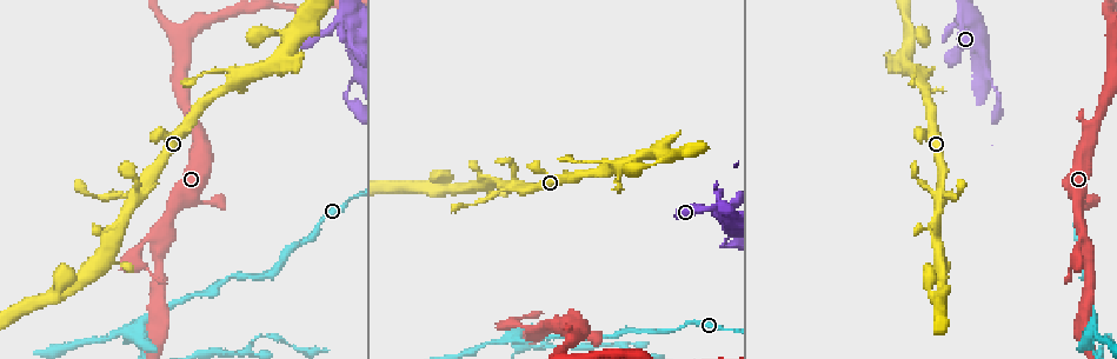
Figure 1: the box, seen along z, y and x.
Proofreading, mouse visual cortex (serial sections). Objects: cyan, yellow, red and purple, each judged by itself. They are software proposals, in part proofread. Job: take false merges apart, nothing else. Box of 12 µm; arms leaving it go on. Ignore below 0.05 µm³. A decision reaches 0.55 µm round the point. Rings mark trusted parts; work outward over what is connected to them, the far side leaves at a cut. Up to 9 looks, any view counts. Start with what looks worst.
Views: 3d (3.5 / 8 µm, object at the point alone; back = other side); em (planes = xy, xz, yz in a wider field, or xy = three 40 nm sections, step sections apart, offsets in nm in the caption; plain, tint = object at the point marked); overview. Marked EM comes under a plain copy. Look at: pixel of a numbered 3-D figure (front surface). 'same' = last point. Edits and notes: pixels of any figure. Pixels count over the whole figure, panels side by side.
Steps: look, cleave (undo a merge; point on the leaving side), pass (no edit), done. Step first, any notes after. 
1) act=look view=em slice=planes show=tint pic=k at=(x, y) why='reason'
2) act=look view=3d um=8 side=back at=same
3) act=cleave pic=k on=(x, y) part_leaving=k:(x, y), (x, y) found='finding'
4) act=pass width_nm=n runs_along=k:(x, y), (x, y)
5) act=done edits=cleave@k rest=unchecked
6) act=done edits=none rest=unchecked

act=look view=3d um=3.5 pic=1 at=(137, 336)

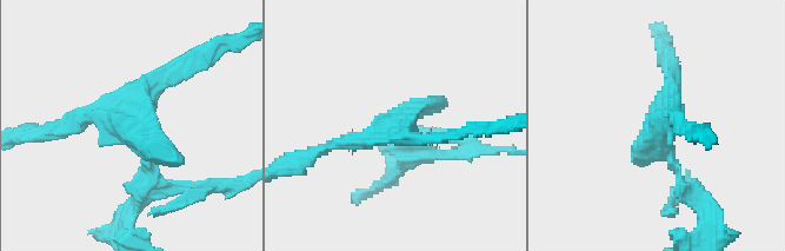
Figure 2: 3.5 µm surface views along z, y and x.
act=look view=em slice=xy step=2 show=tint pic=2 at=(662, 122) why='shape alone is not enough'

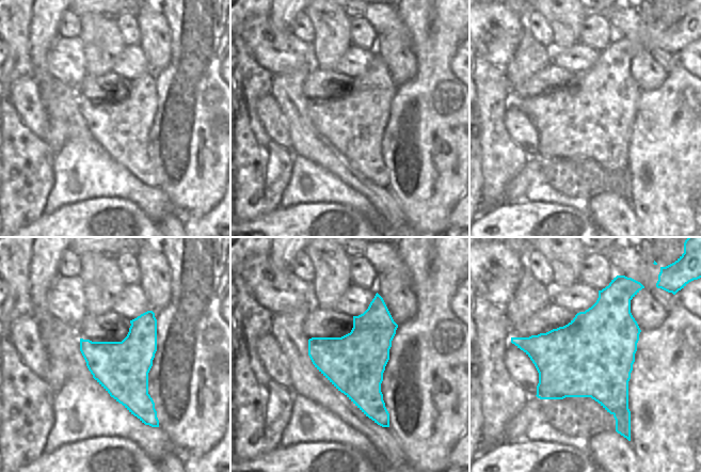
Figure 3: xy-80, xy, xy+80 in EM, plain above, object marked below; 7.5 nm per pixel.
act=cleave pic=2 on=(685, 191) part_leaving=2:(671, 159), (686, 185) found='two cells meet here'

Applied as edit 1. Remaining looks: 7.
act=look view=3d um=3.5 pic=1 at=(338, 24) why='narrows sharply'

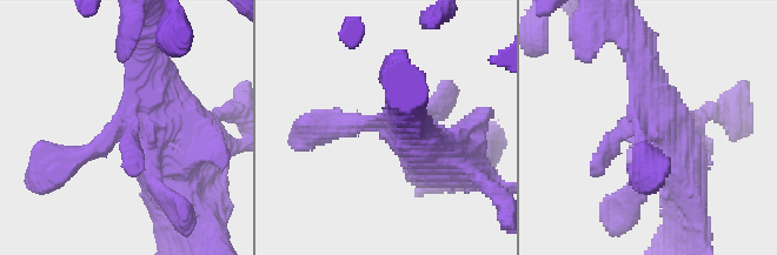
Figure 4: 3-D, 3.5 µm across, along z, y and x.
act=look view=em slice=xy step=2 show=tint pic=4 at=(647, 133)

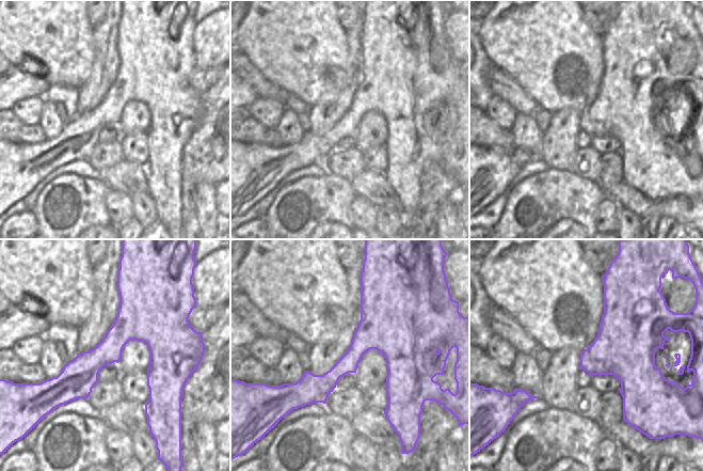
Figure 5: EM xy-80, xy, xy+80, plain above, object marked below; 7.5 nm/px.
act=pass runs_along=4:(314, 129), (377, 123), (431, 162) found='continuous, no second cell'

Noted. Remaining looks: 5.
act=look view=3d um=3.5 pic=1 at=(541, 330) why='three-way junction'

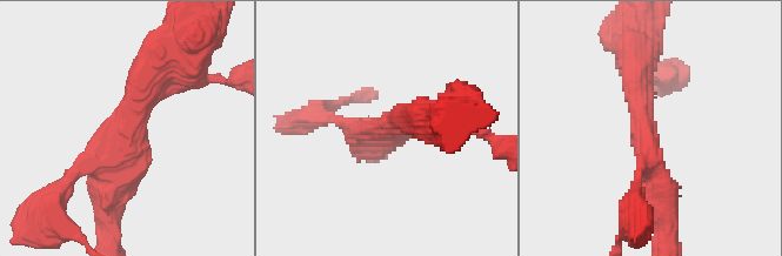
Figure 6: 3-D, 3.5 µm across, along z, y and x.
act=look view=em slice=xy step=1 show=tint pic=6 at=(387, 127) arms=3 arm_widths_nm=200,400,400 why='now the EM'

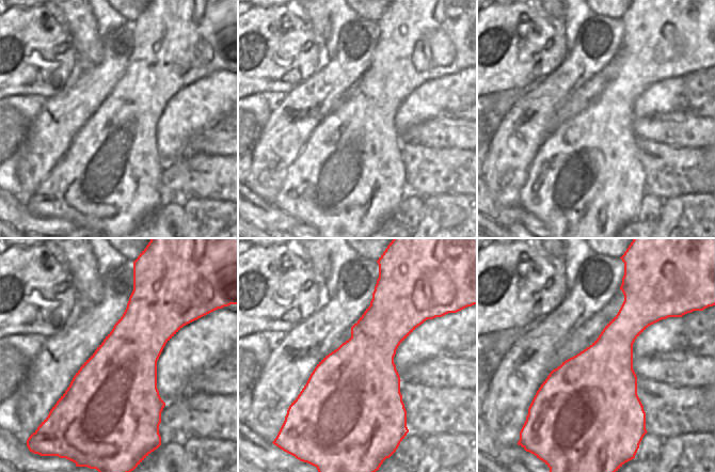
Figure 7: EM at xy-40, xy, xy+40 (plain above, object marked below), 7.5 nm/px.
act=pass runs_along=6:(153, 67), (124, 128), (109, 210) found='one cell here'

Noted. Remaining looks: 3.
act=look view=3d um=3.5 pic=1 at=(134, 193) why='four or more arms meet'

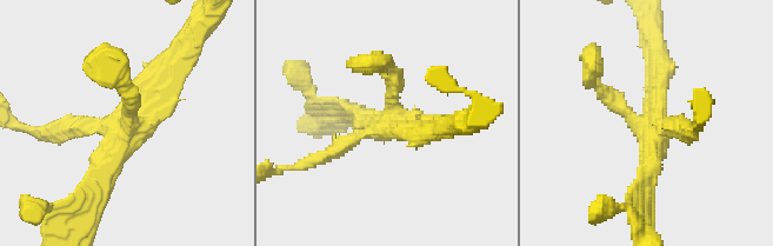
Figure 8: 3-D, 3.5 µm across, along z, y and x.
act=look view=em slice=xy step=3 show=tint pic=8 at=(652, 124) arms=4 arm_widths_nm=200,200,250,300 why='need the tissue'

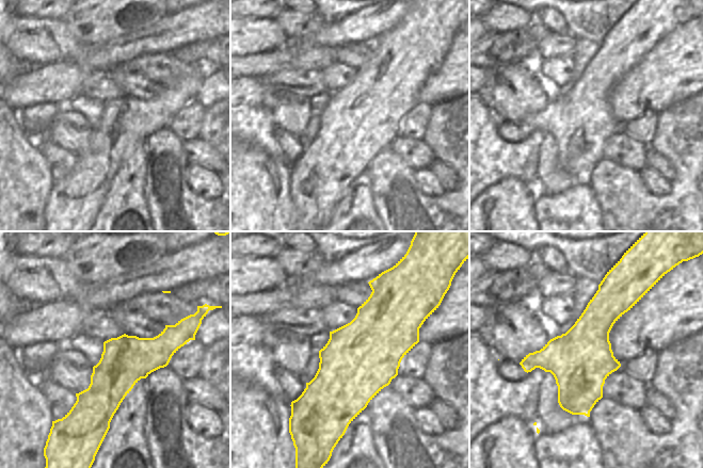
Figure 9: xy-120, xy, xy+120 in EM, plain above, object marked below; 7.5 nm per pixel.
act=pass width_nm=550 runs_along=9:(179, 340), (137, 357), (75, 408) found='one cell here'

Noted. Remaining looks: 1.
act=done edits=cleave@2 rest=unchecked

